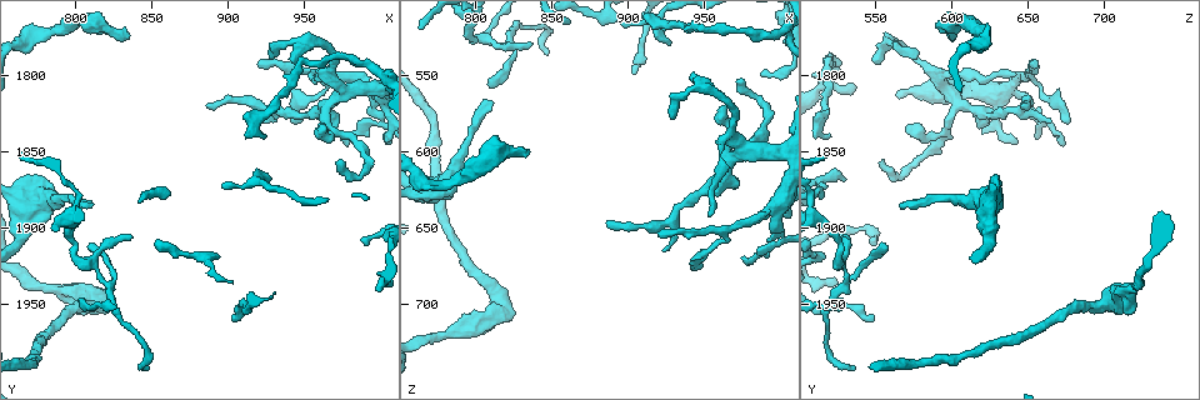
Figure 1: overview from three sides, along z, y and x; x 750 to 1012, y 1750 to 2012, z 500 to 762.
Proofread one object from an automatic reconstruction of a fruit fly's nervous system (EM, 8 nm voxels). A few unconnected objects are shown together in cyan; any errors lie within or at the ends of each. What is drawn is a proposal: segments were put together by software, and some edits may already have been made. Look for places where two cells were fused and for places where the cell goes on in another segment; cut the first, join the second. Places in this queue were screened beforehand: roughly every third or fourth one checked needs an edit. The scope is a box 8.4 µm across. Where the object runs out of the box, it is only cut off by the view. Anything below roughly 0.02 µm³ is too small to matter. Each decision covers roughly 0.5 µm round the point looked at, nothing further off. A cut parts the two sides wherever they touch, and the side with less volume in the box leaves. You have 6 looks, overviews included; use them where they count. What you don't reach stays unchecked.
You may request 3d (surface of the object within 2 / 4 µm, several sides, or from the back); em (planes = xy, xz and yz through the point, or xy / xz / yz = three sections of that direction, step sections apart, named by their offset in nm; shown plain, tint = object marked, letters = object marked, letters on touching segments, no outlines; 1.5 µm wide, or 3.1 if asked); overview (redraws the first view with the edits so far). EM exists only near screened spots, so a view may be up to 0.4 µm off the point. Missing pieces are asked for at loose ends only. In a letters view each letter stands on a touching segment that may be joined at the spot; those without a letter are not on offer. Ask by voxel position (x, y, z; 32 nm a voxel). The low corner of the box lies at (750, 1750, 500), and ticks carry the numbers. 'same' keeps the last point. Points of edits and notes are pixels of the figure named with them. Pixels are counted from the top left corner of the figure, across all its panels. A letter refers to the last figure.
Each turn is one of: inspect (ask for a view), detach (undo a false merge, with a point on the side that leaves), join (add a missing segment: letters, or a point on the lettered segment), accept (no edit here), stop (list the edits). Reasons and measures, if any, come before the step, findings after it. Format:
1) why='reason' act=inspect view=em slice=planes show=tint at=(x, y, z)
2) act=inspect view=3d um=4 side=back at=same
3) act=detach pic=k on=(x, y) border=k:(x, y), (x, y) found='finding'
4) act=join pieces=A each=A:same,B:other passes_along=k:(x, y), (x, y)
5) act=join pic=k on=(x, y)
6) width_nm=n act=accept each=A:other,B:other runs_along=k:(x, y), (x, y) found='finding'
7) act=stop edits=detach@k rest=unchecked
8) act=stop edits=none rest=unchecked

why='tapers out' act=inspect view=em slice=planes show=letters at=(810, 1888, 568)

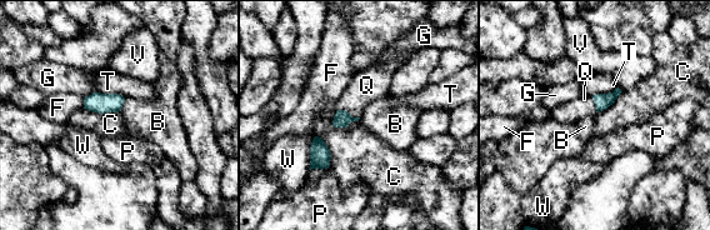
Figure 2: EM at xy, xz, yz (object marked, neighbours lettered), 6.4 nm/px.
act=join pieces=Q each=B:other,C:other,F:other,G:other,P:other,Q:same,T:other,V:other,W:other passes_along=2:(341, 119), (348, 113), (366, 85) found='the cell continues'

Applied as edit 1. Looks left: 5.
act=inspect view=overview

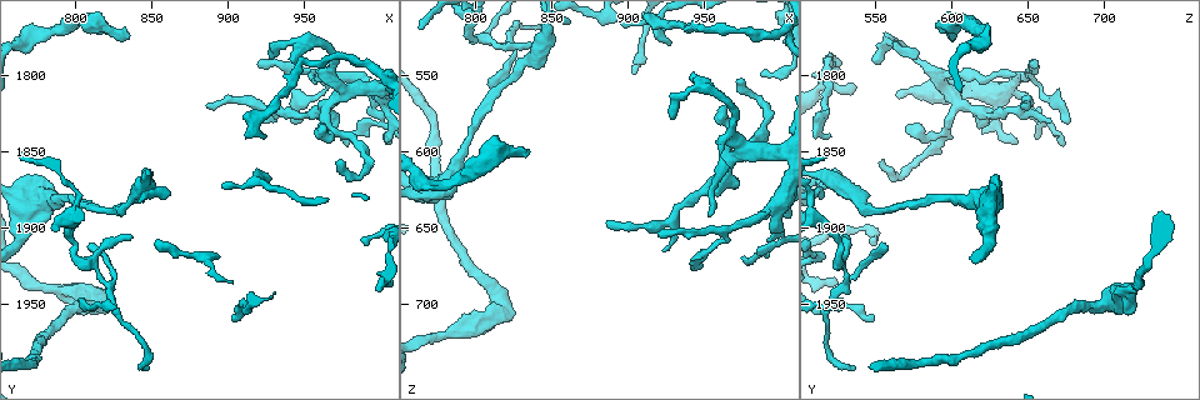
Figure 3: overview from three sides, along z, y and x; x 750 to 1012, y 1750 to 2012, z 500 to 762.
why='branch stops here' act=inspect view=3d um=2 at=(954, 1798, 642)

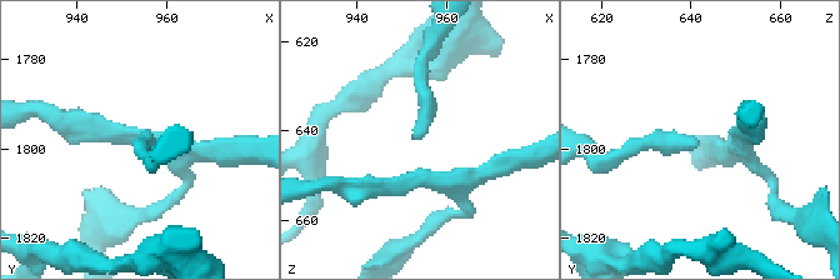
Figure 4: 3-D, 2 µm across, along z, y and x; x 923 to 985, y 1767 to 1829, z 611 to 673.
why='now the EM' act=inspect view=em slice=planes show=plain at=(953, 1799, 641)

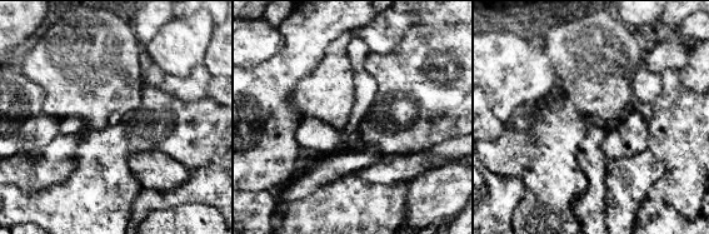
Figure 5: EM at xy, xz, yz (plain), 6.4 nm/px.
act=inspect view=em slice=planes show=letters at=same

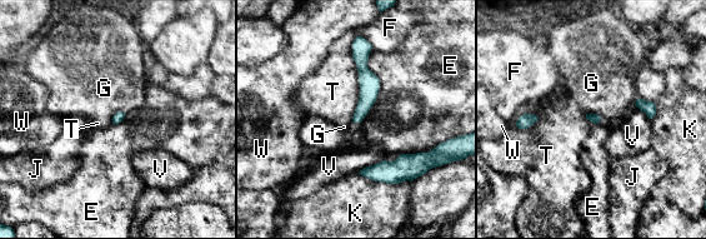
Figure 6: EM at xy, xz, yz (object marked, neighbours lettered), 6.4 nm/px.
act=accept each=E:other,F:other,G:other,J:other,K:other,T:other,V:other,W:other border=6:(356, 36), (359, 101), (350, 122) found='none of them fits'

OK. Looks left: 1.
act=stop edits=join@2 rest=unchecked

